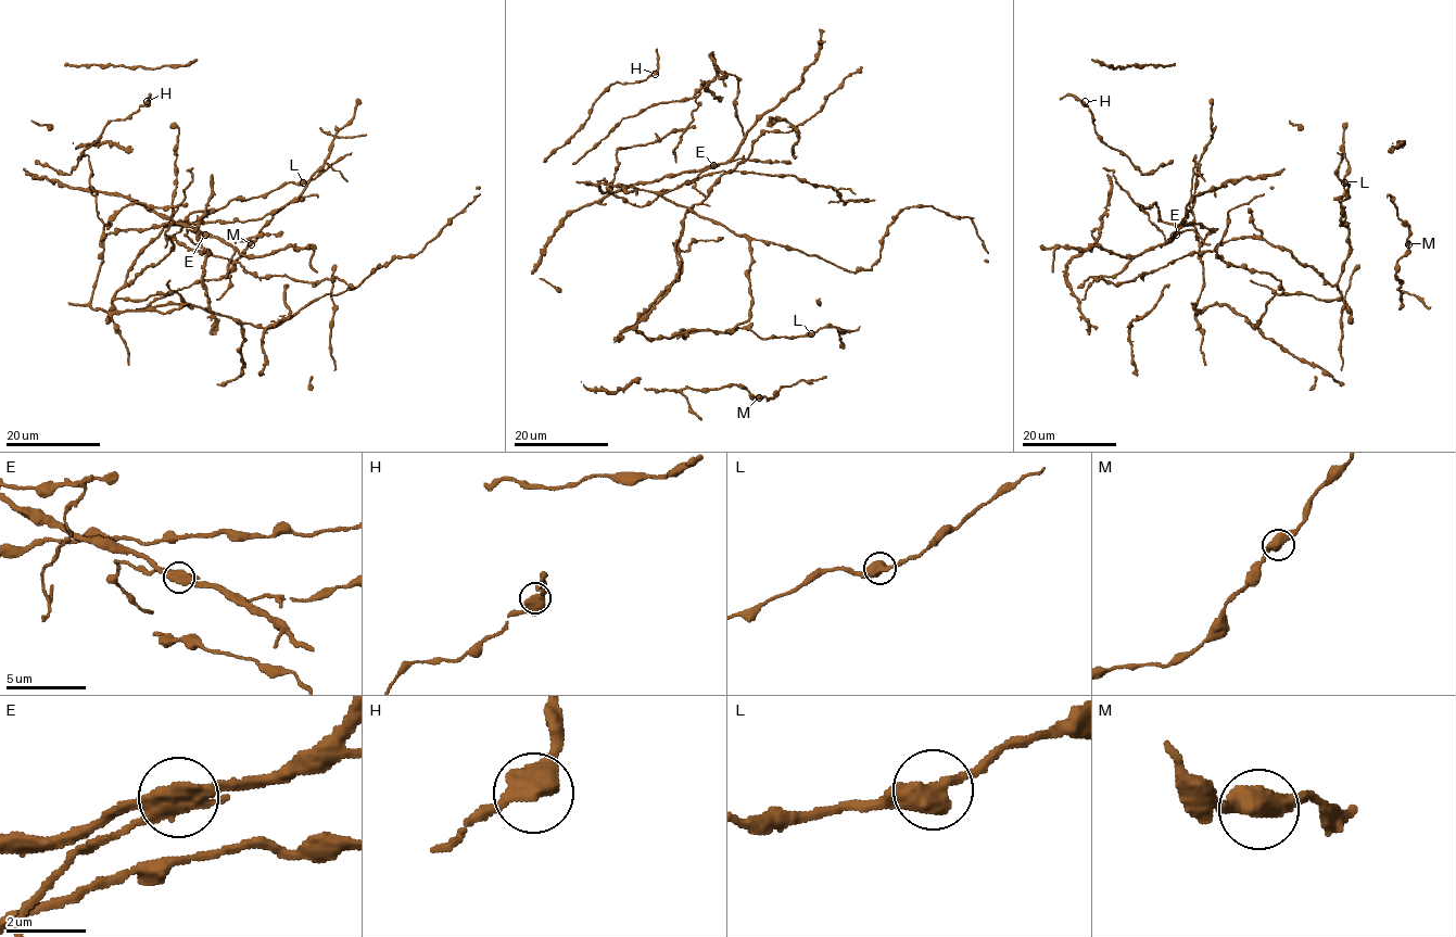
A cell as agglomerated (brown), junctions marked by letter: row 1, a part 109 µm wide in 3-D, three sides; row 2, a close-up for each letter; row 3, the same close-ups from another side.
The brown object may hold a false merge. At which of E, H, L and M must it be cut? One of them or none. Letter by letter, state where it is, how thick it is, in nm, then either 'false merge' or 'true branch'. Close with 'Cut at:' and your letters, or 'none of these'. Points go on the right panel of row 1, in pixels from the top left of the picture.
E: place (1176, 235); calibre 500 nm; false merge
H: place (1085, 101); calibre 550 nm; true branch
L: place (1344, 182); calibre 500 nm; true branch
M: place (1408, 244); calibre 500 nm; true branch
Cut at: E

